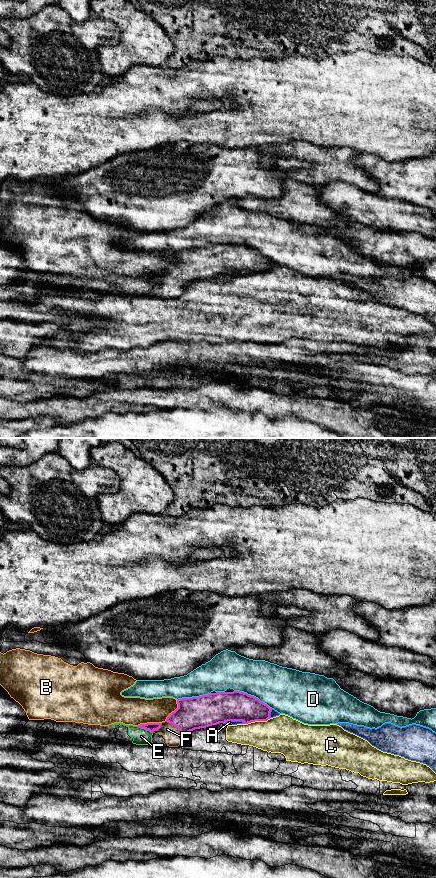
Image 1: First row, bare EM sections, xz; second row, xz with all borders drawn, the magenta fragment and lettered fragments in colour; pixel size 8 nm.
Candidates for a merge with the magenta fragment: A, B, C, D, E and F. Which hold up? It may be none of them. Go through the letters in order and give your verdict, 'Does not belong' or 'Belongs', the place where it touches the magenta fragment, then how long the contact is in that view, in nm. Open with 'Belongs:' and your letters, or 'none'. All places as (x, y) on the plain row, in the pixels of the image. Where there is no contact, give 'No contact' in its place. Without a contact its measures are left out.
Belongs: F
A: Does not belong. Touches magenta at xz (233, 272). Shared border 180 nm
B: Does not belong. Touches magenta at xz (148, 275). Shared border 190 nm
C: Does not belong. Touches magenta at xz (257, 272). Shared border 220 nm
D: Does not belong. Touches magenta at xz (253, 248). Shared border 340 nm
E: Does not belong. Touches magenta at xz (144, 280). Shared border 130 nm
F: Belongs. Touches magenta at xz (175, 277). Shared border 180 nm

